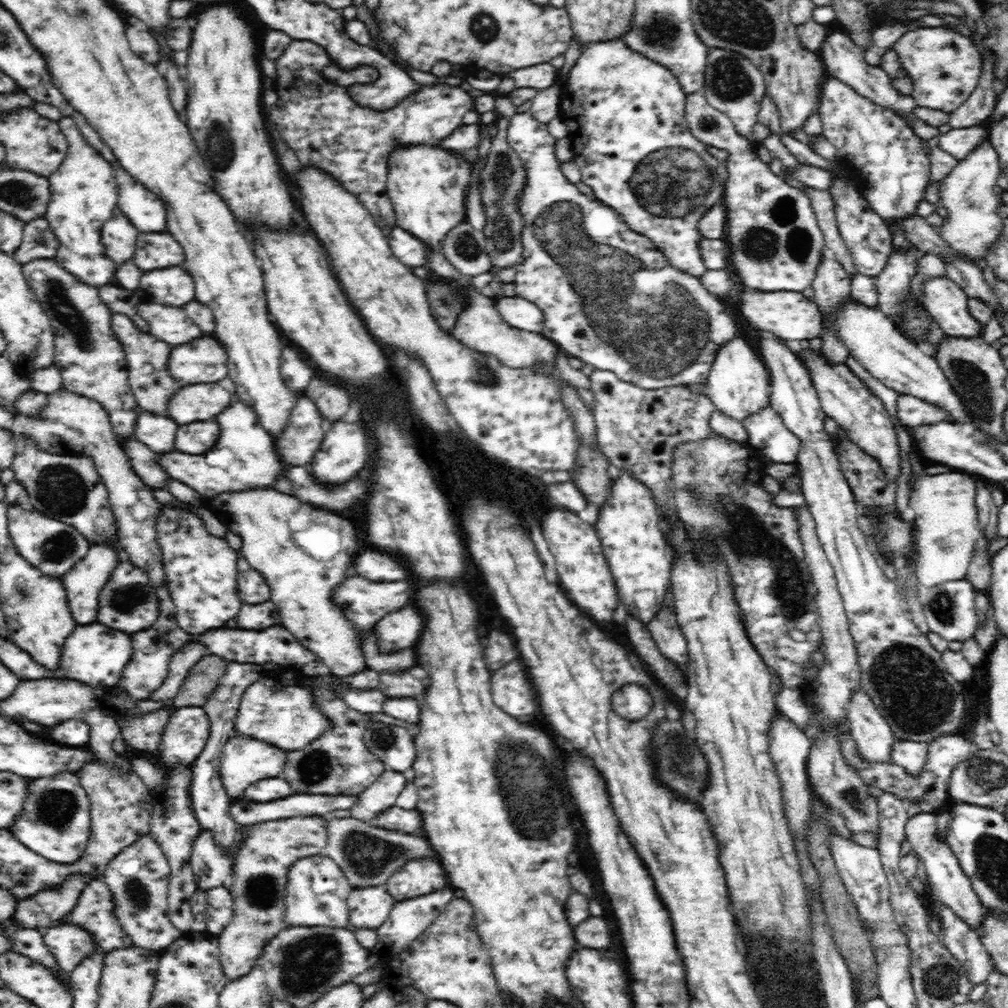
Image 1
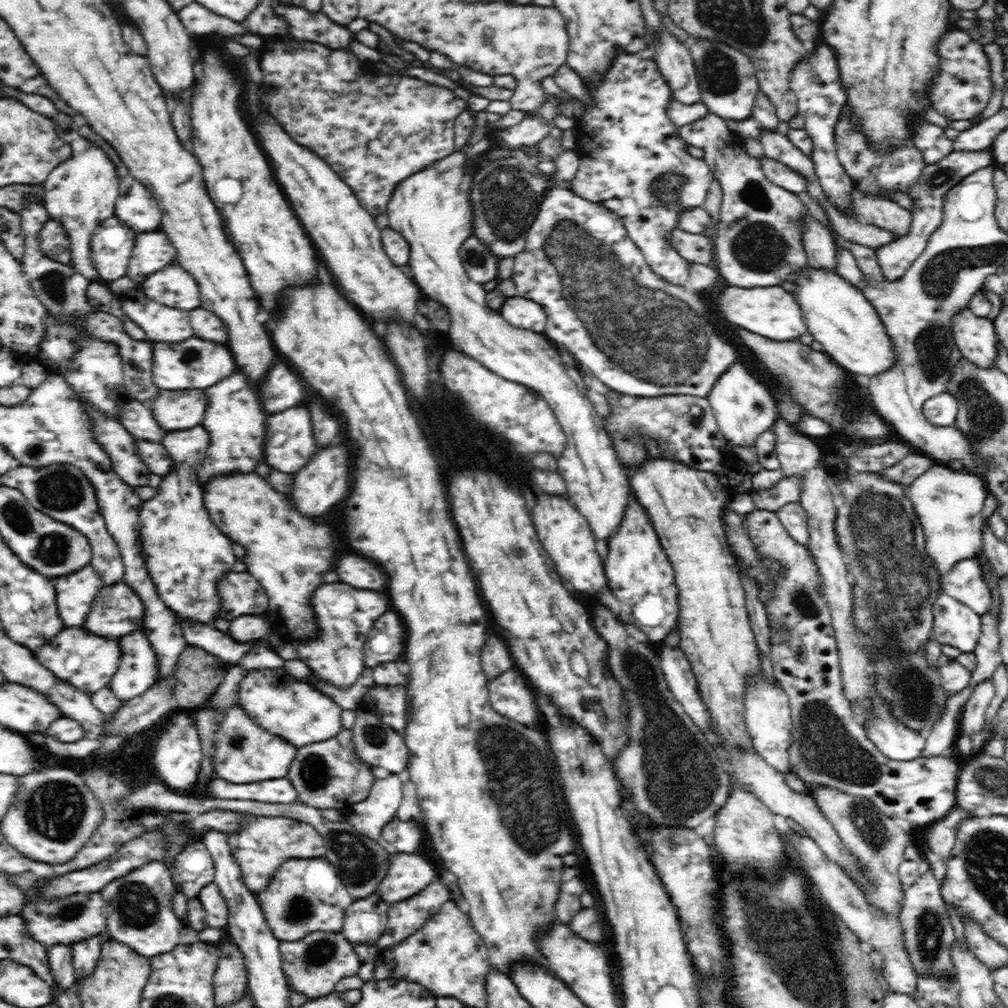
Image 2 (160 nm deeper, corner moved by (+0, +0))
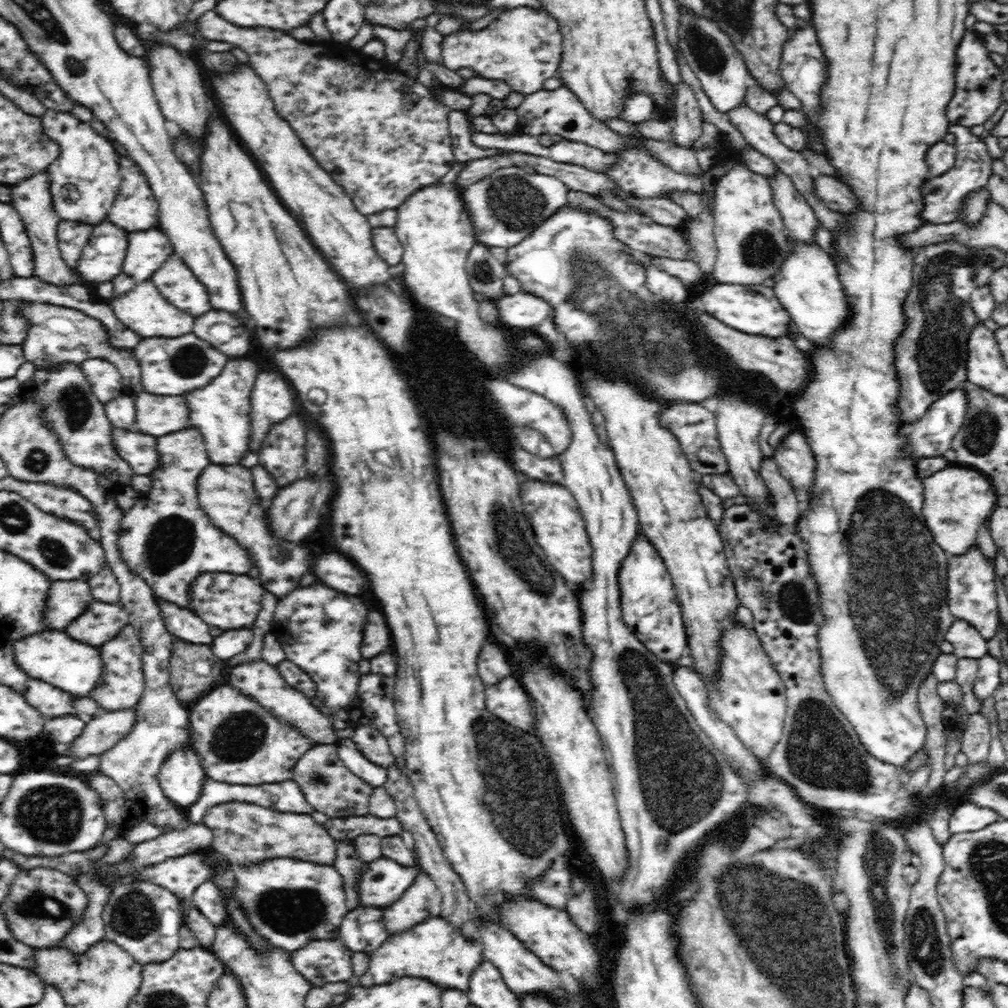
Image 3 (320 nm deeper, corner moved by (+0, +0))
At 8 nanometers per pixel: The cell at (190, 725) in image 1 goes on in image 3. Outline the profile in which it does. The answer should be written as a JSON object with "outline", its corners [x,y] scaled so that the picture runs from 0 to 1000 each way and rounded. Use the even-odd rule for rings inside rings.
{"outline":[[[188,736],[183,742],[165,750],[156,773],[163,790],[184,803],[196,794],[205,769],[197,748]]]}

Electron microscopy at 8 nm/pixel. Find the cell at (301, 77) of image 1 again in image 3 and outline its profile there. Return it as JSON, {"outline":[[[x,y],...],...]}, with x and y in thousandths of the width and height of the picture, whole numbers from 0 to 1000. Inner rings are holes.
{"outline":[[[212,9],[200,14],[195,18],[193,23],[202,39],[228,43],[232,45],[232,47],[239,48],[244,52],[247,59],[246,65],[250,65],[250,69],[264,81],[264,87],[266,87],[266,91],[268,91],[268,95],[270,95],[270,99],[272,99],[272,105],[274,105],[273,108],[276,109],[276,113],[278,113],[284,121],[288,121],[290,129],[294,131],[294,135],[297,135],[298,139],[301,141],[302,147],[306,148],[306,151],[313,157],[313,162],[331,177],[345,191],[345,194],[348,194],[350,202],[357,212],[364,215],[366,212],[379,210],[379,208],[383,208],[383,206],[395,206],[405,194],[409,194],[409,191],[415,190],[417,187],[423,187],[425,183],[435,182],[437,177],[446,171],[448,164],[452,161],[443,120],[444,112],[448,109],[440,105],[438,98],[431,100],[429,91],[422,87],[415,78],[409,79],[408,77],[404,77],[399,71],[389,70],[379,60],[366,59],[364,56],[346,49],[345,45],[337,44],[329,40],[325,42],[313,40],[312,42],[306,43],[296,41],[286,33],[280,33],[278,30],[236,27],[222,20]]]}

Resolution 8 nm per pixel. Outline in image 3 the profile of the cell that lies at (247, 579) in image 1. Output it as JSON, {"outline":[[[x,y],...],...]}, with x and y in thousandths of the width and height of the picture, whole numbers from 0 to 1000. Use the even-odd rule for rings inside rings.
{"outline":[[[214,567],[197,570],[188,583],[188,604],[197,611],[206,621],[214,621],[222,626],[230,623],[248,623],[252,621],[263,583],[256,574],[245,570]]]}

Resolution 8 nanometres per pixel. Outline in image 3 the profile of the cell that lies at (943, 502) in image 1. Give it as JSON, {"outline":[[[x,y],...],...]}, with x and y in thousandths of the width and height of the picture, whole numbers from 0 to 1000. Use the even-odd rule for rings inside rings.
{"outline":[[[945,461],[931,466],[915,476],[917,481],[917,506],[915,506],[918,522],[922,524],[926,536],[933,545],[941,552],[954,552],[964,544],[970,542],[969,529],[975,518],[985,510],[988,503],[989,490],[982,476],[970,466],[956,462]]]}

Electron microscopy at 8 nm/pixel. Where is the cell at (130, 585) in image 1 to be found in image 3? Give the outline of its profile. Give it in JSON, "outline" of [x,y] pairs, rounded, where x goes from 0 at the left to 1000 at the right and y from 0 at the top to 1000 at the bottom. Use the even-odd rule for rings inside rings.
{"outline":[[[92,595],[87,605],[63,627],[67,627],[67,631],[71,631],[73,635],[99,642],[103,637],[111,635],[127,619],[127,608],[121,599]]]}

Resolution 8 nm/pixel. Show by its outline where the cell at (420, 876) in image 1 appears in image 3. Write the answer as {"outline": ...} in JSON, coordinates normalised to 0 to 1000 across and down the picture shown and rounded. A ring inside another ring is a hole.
{"outline":[[[383,849],[367,854],[354,875],[356,897],[377,901],[393,895],[417,866],[416,859],[401,859]]]}

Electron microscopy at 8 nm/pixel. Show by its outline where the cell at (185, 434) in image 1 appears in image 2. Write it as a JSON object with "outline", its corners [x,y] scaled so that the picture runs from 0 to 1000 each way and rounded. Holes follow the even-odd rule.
{"outline":[[[200,422],[185,426],[183,429],[166,428],[160,435],[160,440],[168,452],[171,452],[175,468],[167,468],[165,472],[161,472],[157,488],[149,496],[142,497],[139,505],[139,537],[143,545],[142,553],[158,592],[176,612],[211,621],[217,613],[216,606],[219,604],[215,590],[216,577],[229,567],[235,553],[230,547],[229,535],[210,519],[201,497],[201,482],[196,478],[196,464],[202,458],[208,440],[207,429]]]}

